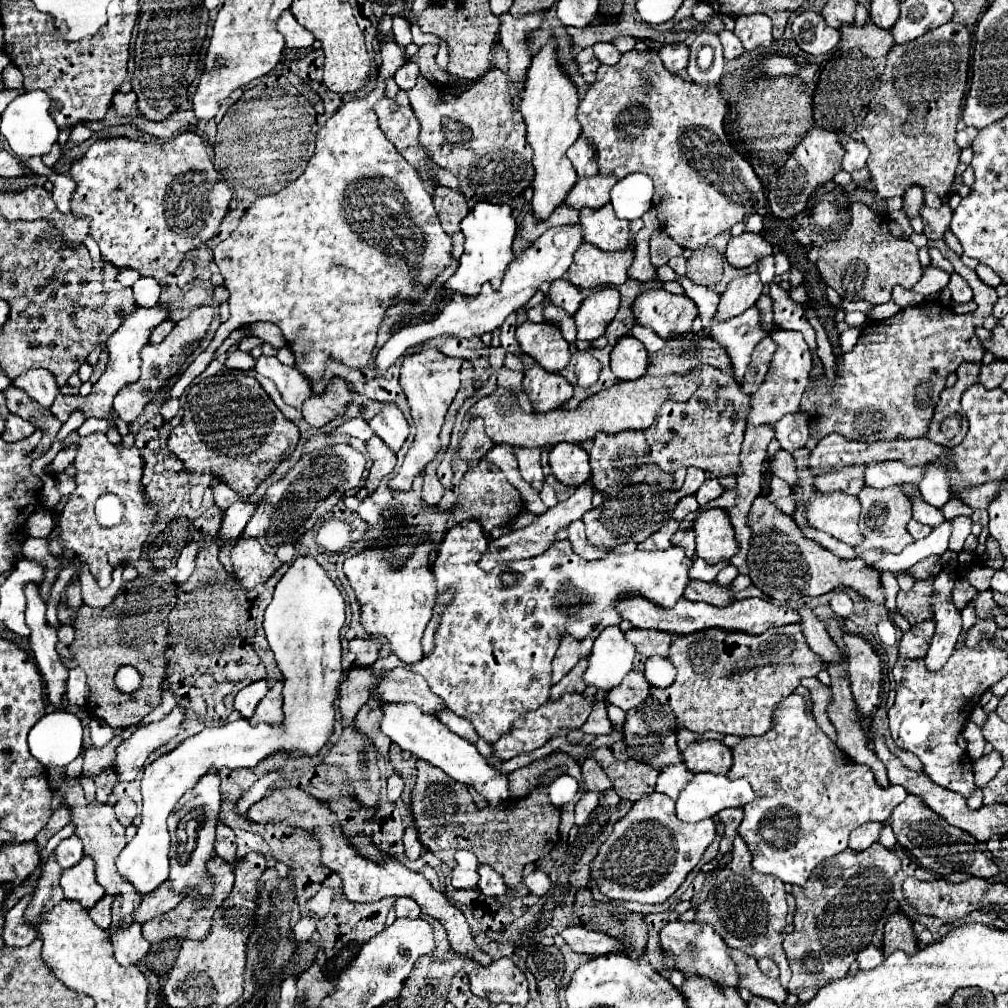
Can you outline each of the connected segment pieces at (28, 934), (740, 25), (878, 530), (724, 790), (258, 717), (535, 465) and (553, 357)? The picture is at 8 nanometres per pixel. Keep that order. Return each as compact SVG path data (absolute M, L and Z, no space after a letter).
M26 895L4 917L2 939L6 941L8 947L26 947L26 945L30 945L38 937L38 931L34 929L34 925L30 925L24 919L24 911L26 911L30 901L32 901L32 895Z
M742 15L736 19L734 33L746 51L772 45L772 21L768 15Z
M898 485L886 487L882 491L874 491L872 487L864 487L858 493L858 501L862 505L860 533L864 535L864 543L854 547L856 555L860 555L868 549L878 549L882 553L900 553L906 545L914 542L914 539L906 530L906 523L912 519L912 503Z
M698 773L680 791L676 799L676 815L694 823L714 817L726 807L744 807L752 799L752 787L746 779L730 781L726 775Z
M274 683L266 697L258 703L254 717L250 719L250 725L258 723L278 723L282 721L282 683Z
M516 447L516 459L520 465L520 475L526 483L530 483L536 491L544 485L544 475L540 467L540 449L528 449L528 447Z
M530 323L518 327L516 339L522 353L530 355L542 369L560 373L570 361L570 345L552 323Z

